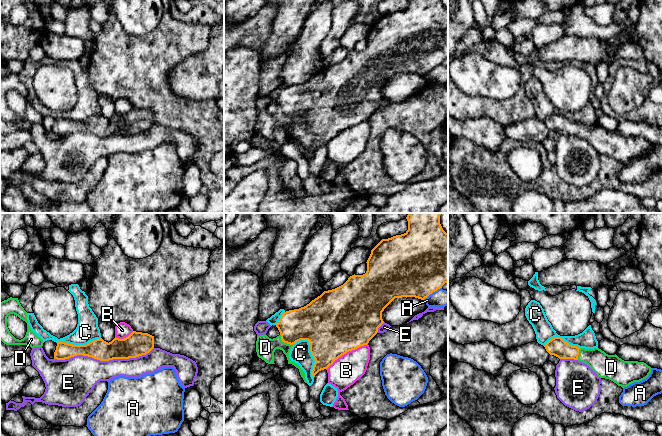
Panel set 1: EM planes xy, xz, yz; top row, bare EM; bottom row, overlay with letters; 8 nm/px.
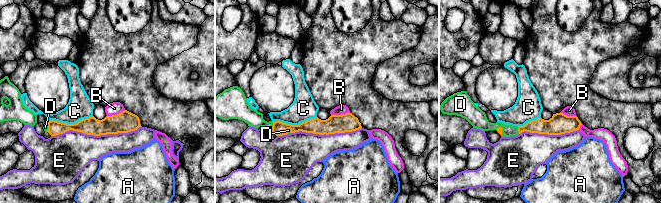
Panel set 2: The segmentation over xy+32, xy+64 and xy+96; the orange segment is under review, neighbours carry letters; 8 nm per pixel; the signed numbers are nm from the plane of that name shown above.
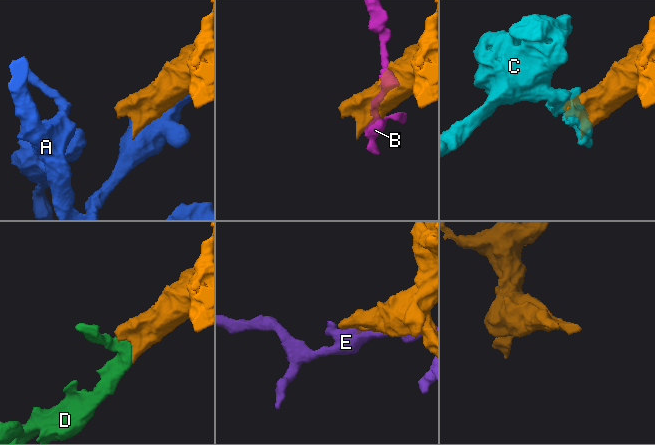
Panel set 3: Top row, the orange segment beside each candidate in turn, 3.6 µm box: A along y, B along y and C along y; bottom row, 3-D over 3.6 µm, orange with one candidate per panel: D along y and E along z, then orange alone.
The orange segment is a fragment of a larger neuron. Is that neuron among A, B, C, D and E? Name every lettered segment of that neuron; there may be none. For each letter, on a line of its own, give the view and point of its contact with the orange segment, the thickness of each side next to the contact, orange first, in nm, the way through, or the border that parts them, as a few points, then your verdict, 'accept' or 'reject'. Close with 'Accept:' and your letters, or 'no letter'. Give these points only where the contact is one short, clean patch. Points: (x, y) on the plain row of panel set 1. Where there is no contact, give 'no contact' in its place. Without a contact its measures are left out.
A: contact xz (432, 68); calibres 500 and 140 nm; reject
B: contact xz (346, 128); calibres 500 and 240 nm; reject
C: contact xz (312, 131); calibres 420 and 160 nm; reject
D: contact xz (285, 118); calibres 280 and 160 nm; accept
E: contact xy (103, 136); calibres 180 and 320 nm; reject
Accept: D

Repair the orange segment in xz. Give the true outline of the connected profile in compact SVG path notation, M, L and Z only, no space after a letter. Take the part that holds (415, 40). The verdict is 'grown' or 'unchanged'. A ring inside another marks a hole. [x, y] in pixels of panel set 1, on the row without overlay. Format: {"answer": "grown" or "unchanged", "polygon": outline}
{"answer": "grown", "polygon": "M408 0L404 10L382 15L371 26L366 39L365 50L354 50L343 61L324 67L306 82L284 88L276 100L279 112L273 115L265 110L257 112L257 132L268 140L275 140L274 128L282 126L288 140L298 144L307 159L304 147L289 134L296 118L309 117L310 128L315 135L313 154L342 131L367 121L384 99L382 88L395 74L424 76L448 58L448 9L441 0Z"}

